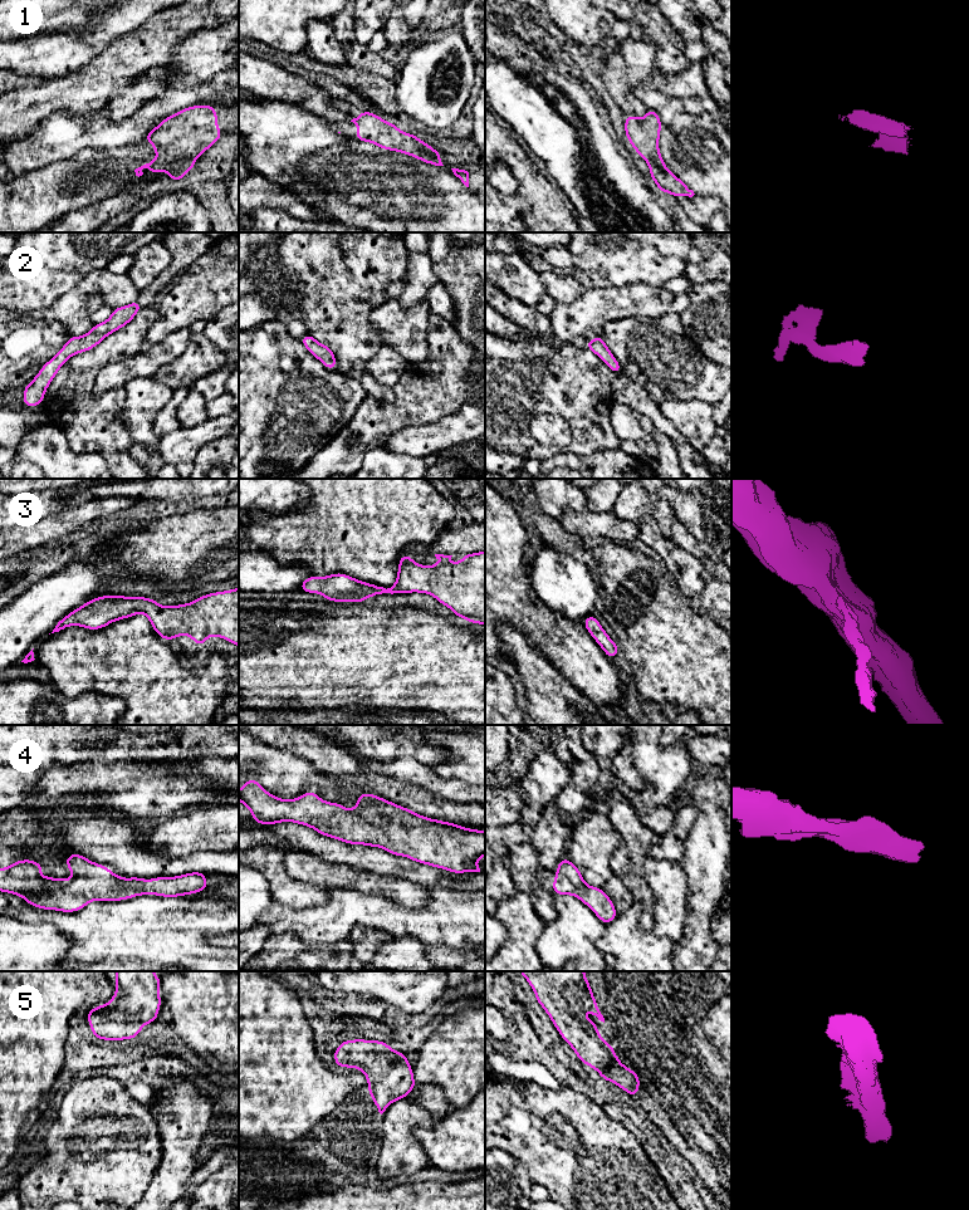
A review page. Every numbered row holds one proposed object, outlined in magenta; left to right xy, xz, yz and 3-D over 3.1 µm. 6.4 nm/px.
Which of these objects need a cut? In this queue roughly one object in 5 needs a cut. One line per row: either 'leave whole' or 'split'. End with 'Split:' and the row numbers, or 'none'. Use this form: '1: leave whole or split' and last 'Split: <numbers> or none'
1: split
2: leave whole
3: leave whole
4: leave whole
5: leave whole
Split: 1

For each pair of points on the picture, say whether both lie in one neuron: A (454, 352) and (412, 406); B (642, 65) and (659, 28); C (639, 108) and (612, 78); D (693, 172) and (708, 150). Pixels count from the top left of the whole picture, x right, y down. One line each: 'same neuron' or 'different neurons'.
A: same neuron
B: different neurons
C: same neuron
D: same neuron

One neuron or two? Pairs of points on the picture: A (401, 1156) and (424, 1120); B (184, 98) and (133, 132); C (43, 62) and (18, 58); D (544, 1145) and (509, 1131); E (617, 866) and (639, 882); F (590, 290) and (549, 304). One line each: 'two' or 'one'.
A: one
B: one
C: one
D: one
E: one
F: two

